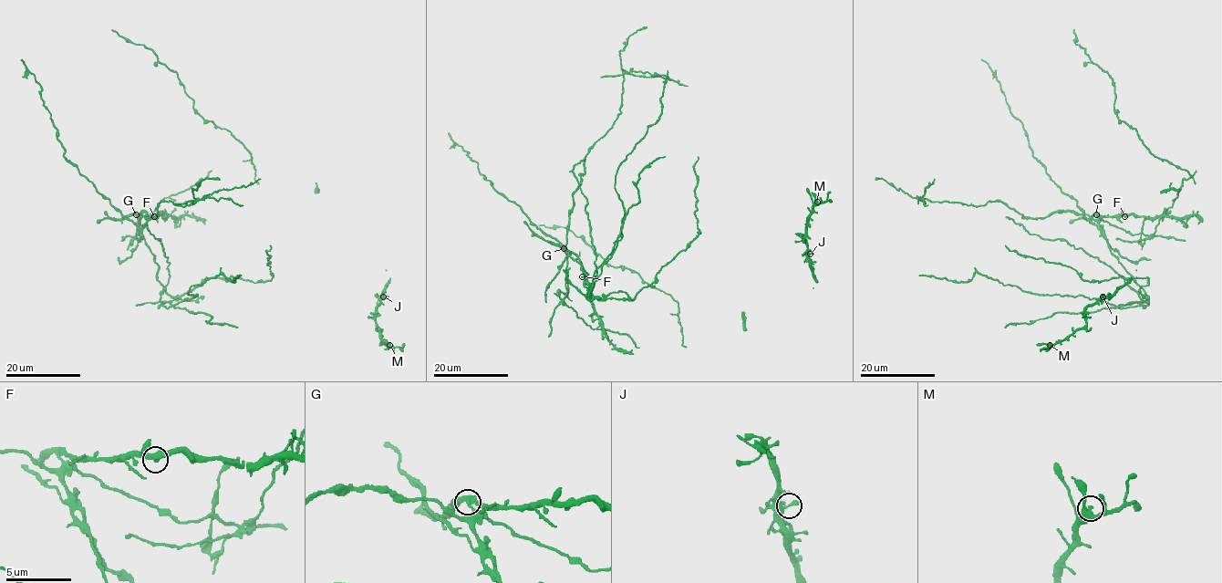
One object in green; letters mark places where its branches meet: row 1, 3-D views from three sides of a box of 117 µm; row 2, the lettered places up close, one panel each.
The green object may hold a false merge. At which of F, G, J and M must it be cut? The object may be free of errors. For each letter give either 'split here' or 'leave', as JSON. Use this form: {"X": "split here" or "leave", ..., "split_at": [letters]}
{"F": "leave", "G": "split here", "J": "leave", "M": "leave", "split_at": ["G"]}

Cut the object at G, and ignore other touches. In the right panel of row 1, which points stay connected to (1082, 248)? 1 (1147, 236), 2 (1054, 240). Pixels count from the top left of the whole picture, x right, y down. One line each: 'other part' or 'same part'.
1: same part
2: same part

